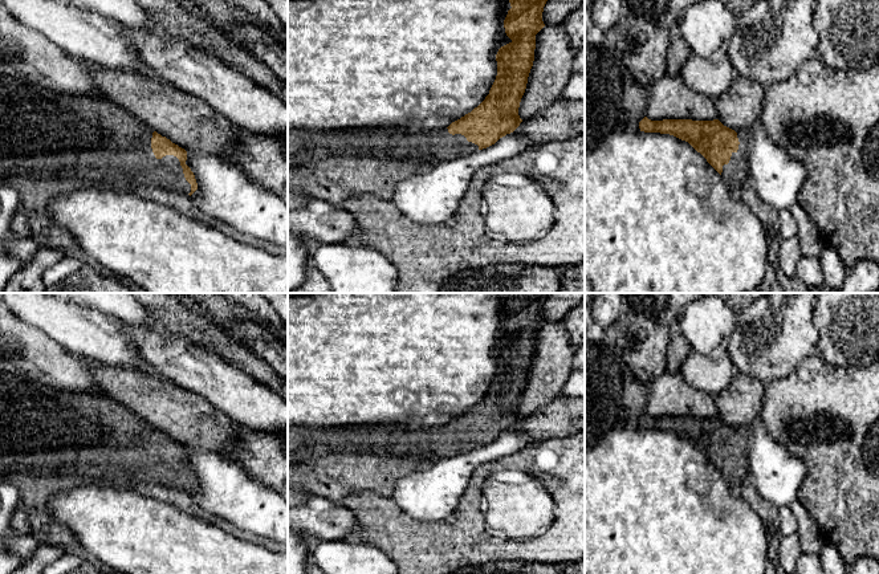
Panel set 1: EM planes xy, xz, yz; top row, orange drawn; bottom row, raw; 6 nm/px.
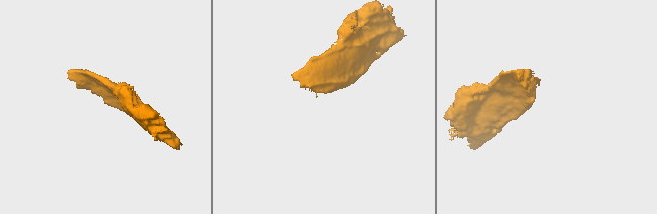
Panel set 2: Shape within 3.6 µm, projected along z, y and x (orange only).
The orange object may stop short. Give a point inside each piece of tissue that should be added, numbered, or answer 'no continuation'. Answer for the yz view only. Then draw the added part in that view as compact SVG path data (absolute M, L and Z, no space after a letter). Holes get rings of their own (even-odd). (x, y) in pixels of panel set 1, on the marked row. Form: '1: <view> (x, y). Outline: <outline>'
1: yz (736, 174). Outline: M740 129L736 131L738 138L738 150L732 152L731 160L728 164L723 166L721 176L727 186L733 187L745 187L749 180L749 151L752 147L752 134L750 129Z

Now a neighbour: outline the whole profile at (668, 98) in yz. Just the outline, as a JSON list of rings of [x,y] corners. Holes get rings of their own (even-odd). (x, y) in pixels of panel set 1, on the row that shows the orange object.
[[[666,73],[647,90],[646,117],[663,119],[717,119],[715,101],[693,93],[679,74]]]

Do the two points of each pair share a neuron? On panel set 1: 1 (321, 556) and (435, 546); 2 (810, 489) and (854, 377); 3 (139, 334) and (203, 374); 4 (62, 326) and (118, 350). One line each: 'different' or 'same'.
1: different
2: same
3: same
4: same

